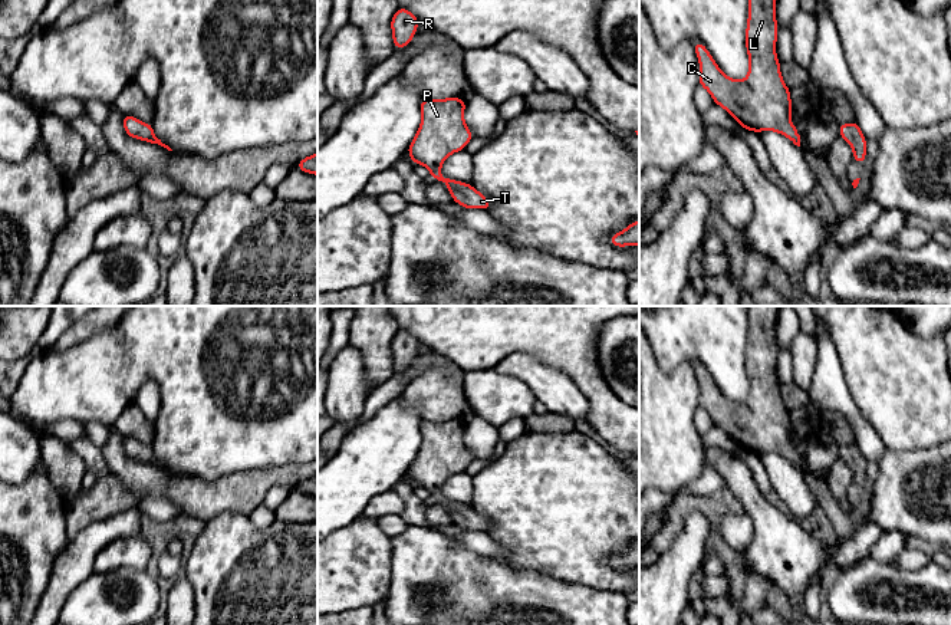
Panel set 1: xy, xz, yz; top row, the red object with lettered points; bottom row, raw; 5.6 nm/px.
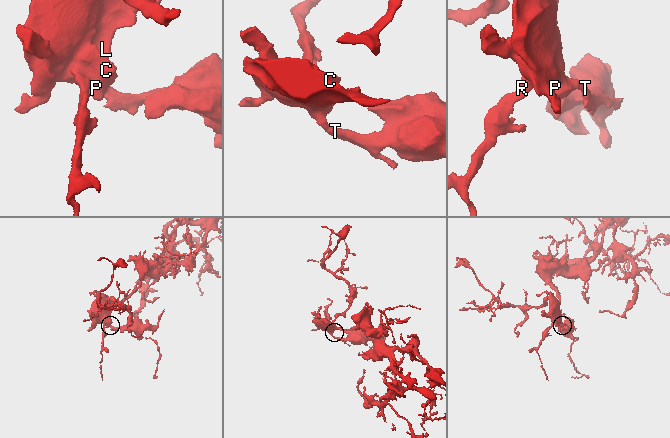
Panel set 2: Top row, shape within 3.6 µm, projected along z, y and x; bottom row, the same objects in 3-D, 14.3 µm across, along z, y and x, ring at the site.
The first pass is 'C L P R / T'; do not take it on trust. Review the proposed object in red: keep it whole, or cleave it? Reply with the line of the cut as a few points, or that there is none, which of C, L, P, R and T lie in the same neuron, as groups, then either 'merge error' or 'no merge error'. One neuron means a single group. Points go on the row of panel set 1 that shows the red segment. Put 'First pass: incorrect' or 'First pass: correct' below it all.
cut none; groups C L P R T; no merge error
First pass: incorrect

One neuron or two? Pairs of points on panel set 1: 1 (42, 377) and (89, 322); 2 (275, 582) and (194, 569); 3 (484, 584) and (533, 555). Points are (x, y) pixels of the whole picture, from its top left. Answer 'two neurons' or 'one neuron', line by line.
1: two neurons
2: one neuron
3: two neurons

